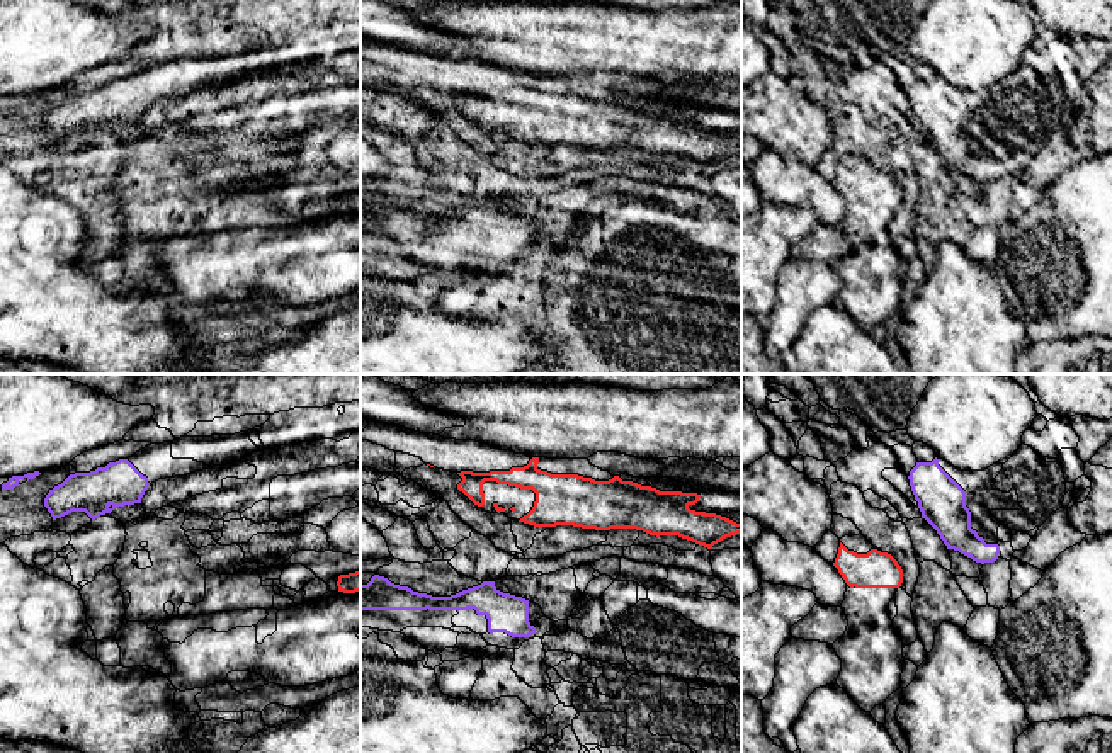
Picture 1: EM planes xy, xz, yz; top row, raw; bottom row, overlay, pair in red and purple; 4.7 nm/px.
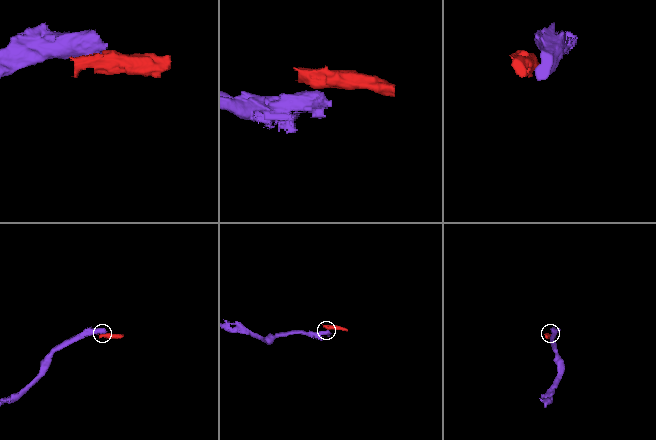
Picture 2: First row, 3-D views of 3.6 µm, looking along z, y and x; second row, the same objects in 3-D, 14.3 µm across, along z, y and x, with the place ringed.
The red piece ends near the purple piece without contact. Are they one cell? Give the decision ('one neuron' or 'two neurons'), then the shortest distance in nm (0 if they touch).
two neurons; gap 240 nm

